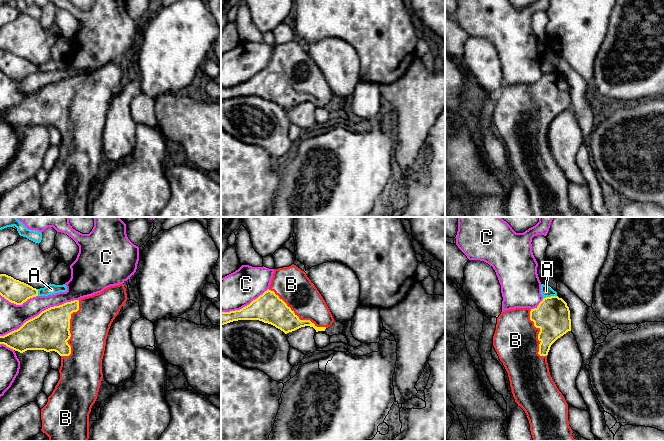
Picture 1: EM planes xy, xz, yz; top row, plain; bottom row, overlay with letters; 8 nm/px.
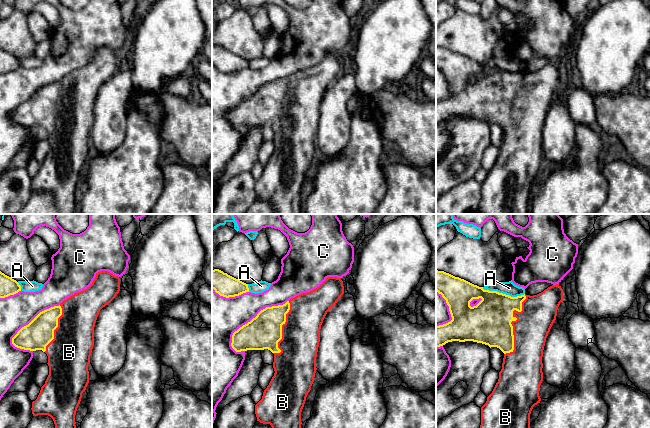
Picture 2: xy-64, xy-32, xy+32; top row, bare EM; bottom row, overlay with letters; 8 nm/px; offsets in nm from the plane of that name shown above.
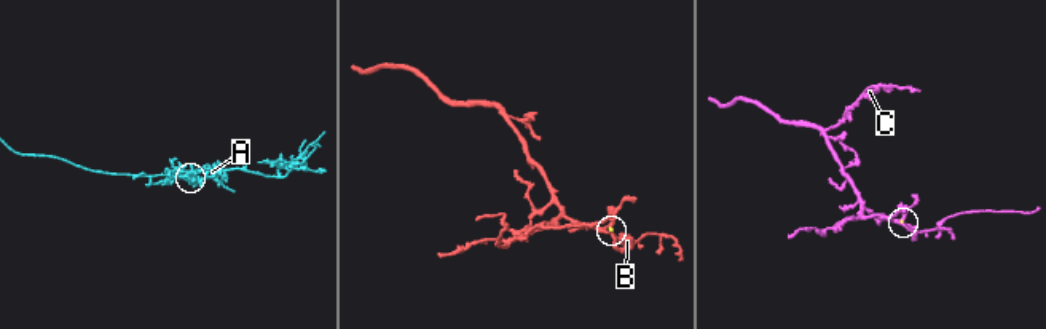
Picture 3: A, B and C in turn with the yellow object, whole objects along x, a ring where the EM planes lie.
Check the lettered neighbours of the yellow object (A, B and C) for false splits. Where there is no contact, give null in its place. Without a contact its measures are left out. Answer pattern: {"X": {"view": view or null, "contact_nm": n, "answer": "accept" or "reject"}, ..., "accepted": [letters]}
{"A": {"view": "yz", "contact_nm": 110, "answer": "reject"}, "B": {"view": "xy", "contact_nm": 480, "answer": "accept"}, "C": {"view": "xy", "contact_nm": 700, "answer": "reject"}, "accepted": ["B"]}

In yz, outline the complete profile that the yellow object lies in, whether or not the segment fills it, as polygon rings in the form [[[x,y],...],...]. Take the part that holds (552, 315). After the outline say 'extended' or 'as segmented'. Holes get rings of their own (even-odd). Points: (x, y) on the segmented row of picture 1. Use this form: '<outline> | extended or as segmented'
[[[558,296],[543,298],[534,308],[515,308],[497,318],[493,346],[509,377],[515,402],[526,413],[533,441],[575,441],[568,420],[568,404],[553,381],[547,363],[551,345],[571,331],[570,310]]] | extended

